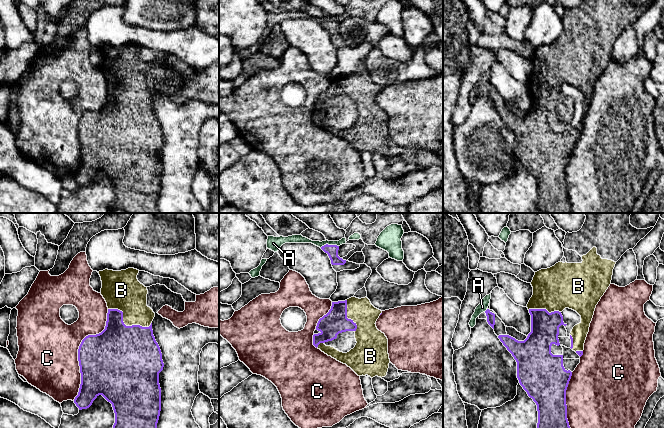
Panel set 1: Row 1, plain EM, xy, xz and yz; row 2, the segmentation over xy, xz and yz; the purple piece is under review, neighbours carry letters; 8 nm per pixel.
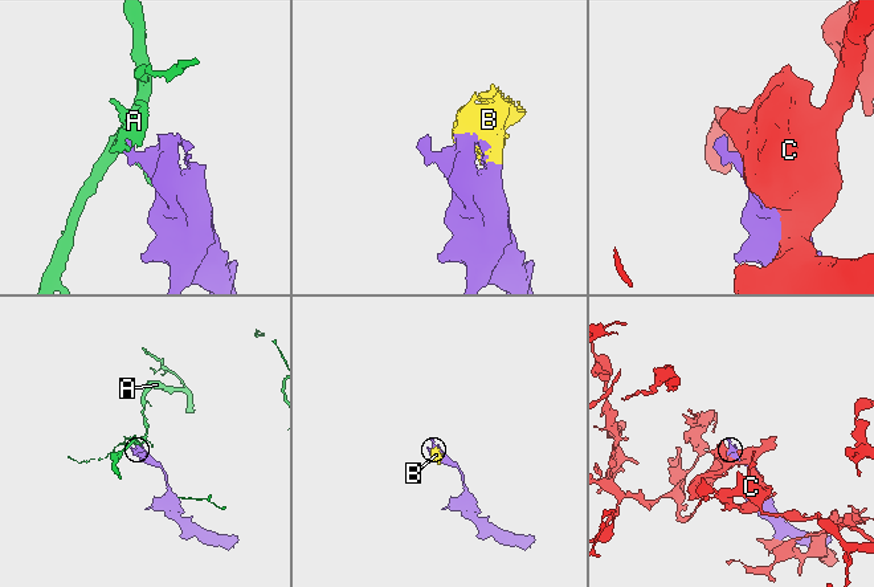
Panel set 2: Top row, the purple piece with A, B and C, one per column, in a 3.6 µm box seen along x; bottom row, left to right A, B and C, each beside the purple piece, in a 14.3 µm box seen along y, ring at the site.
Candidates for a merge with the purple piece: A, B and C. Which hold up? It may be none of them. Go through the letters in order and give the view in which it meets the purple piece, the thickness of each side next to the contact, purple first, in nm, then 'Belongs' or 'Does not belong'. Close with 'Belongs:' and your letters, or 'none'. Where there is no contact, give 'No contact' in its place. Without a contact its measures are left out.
A: Touches purple in xz. Thickness 100 nm (purple) against 60 nm. Does not belong
B: Touches purple in xy. Thickness 480 nm (purple) against 280 nm. Belongs
C: Touches purple in xy. Thickness 460 nm (purple) against 480 nm. Does not belong
Belongs: B

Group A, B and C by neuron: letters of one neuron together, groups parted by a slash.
A / B / C

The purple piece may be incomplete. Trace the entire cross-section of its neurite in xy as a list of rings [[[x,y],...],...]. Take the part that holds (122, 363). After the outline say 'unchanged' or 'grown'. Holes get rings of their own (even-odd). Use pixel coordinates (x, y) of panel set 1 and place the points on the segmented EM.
[[[134,268],[121,271],[105,269],[98,273],[102,281],[101,295],[108,307],[107,321],[101,333],[86,336],[79,346],[81,384],[74,403],[79,410],[87,409],[102,395],[112,404],[115,413],[113,428],[157,428],[161,411],[159,373],[163,370],[164,363],[160,347],[153,335],[152,321],[155,313],[147,306],[147,287],[138,281],[139,270]]] | grown

